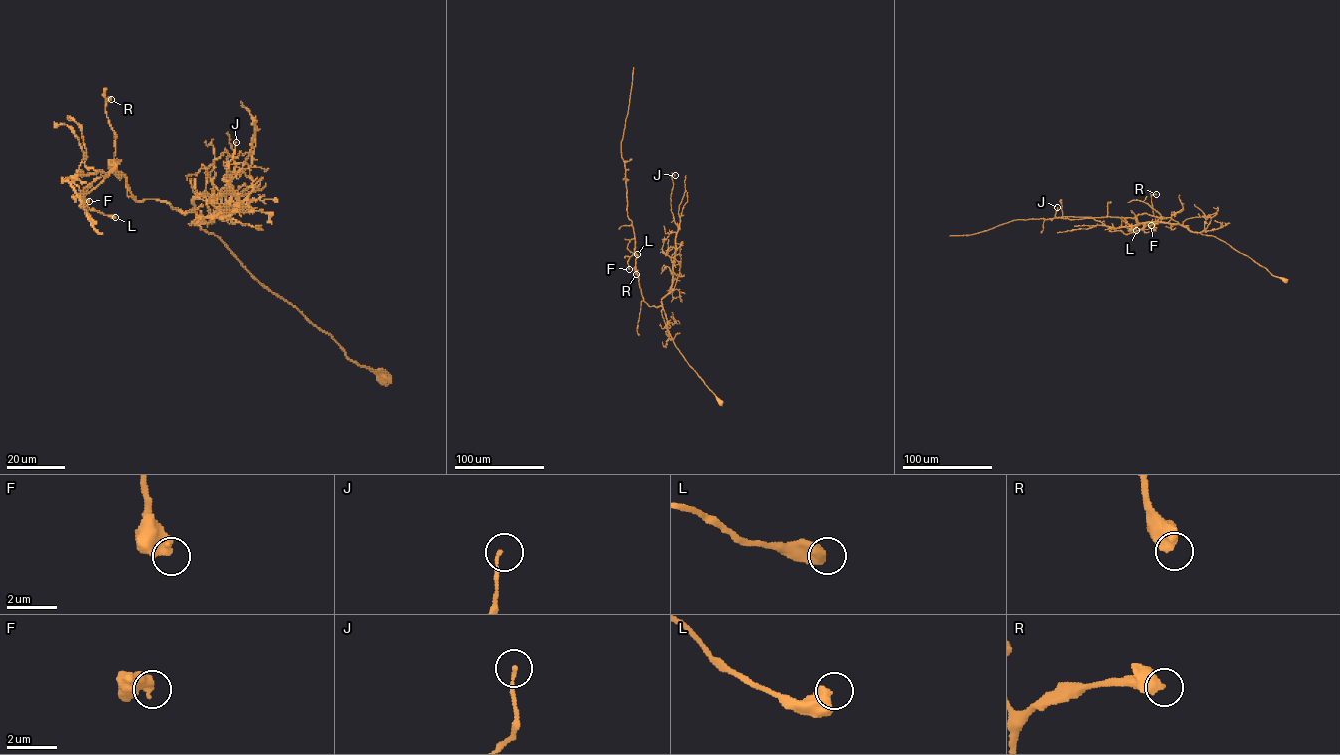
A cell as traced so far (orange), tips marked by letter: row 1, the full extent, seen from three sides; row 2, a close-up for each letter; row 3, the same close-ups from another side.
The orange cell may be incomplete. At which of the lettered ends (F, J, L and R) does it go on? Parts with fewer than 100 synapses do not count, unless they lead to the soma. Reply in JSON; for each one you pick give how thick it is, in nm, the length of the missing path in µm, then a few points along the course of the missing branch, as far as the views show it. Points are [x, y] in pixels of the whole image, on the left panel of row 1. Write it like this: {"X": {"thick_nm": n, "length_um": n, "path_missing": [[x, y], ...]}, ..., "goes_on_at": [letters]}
{"goes_on_at": []}

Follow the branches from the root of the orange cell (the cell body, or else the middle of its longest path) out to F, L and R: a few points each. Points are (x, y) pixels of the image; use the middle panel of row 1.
F: (721, 403), (677, 348), (662, 317), (663, 306), (649, 306), (644, 301), (634, 253), (627, 261), (629, 269)
L: (721, 403), (677, 348), (662, 317), (663, 306), (649, 306), (644, 301), (633, 238), (627, 248), (637, 254)
R: (721, 403), (677, 348), (662, 317), (663, 306), (649, 306), (644, 301), (636, 274)

